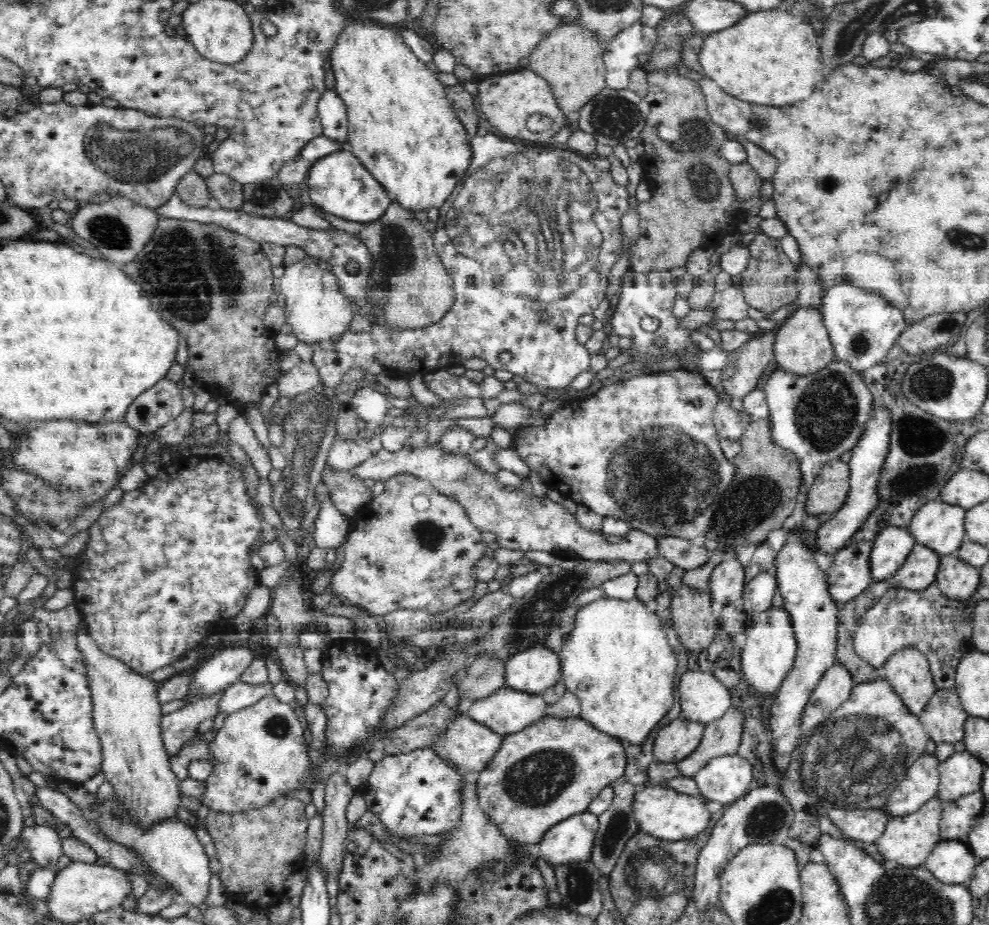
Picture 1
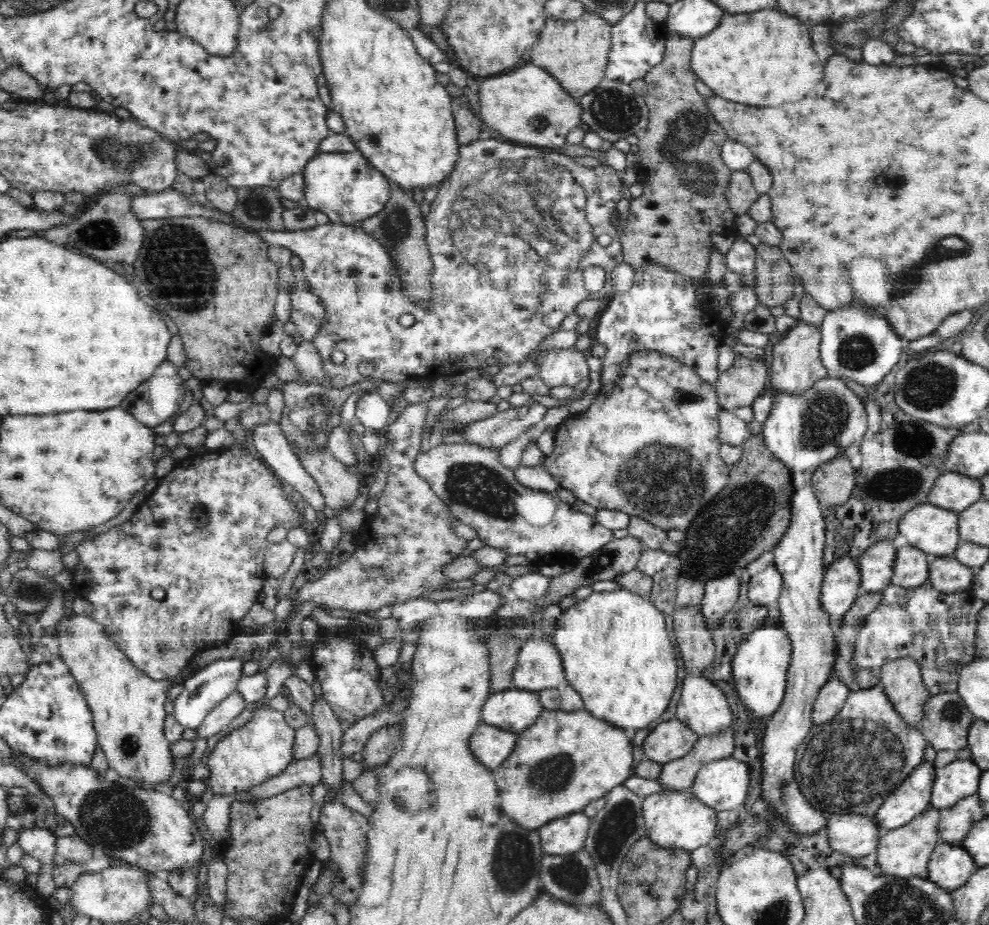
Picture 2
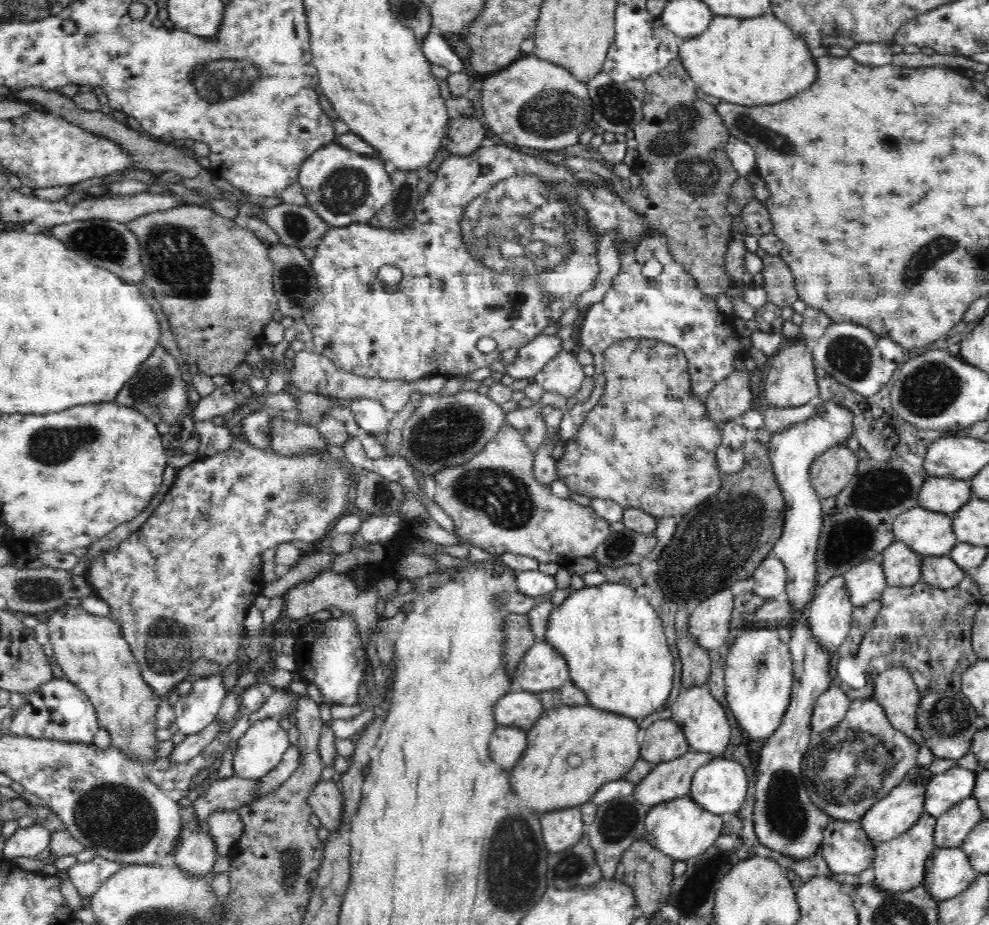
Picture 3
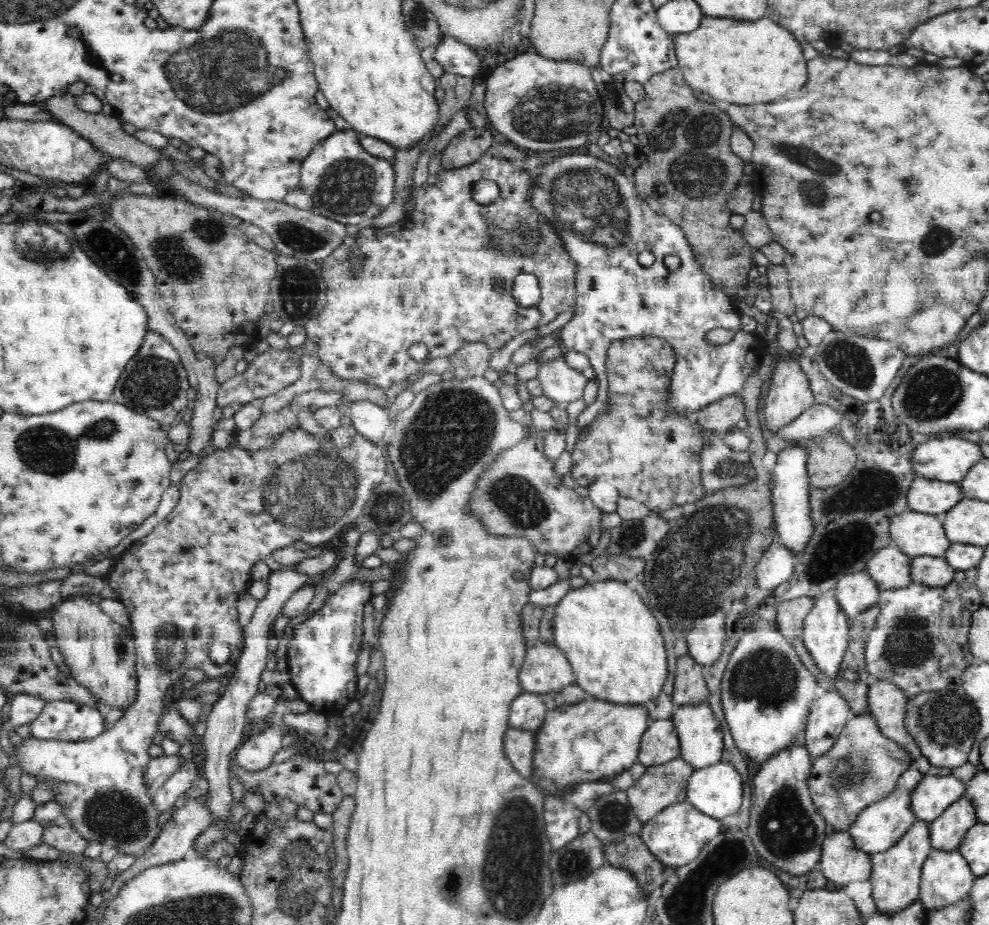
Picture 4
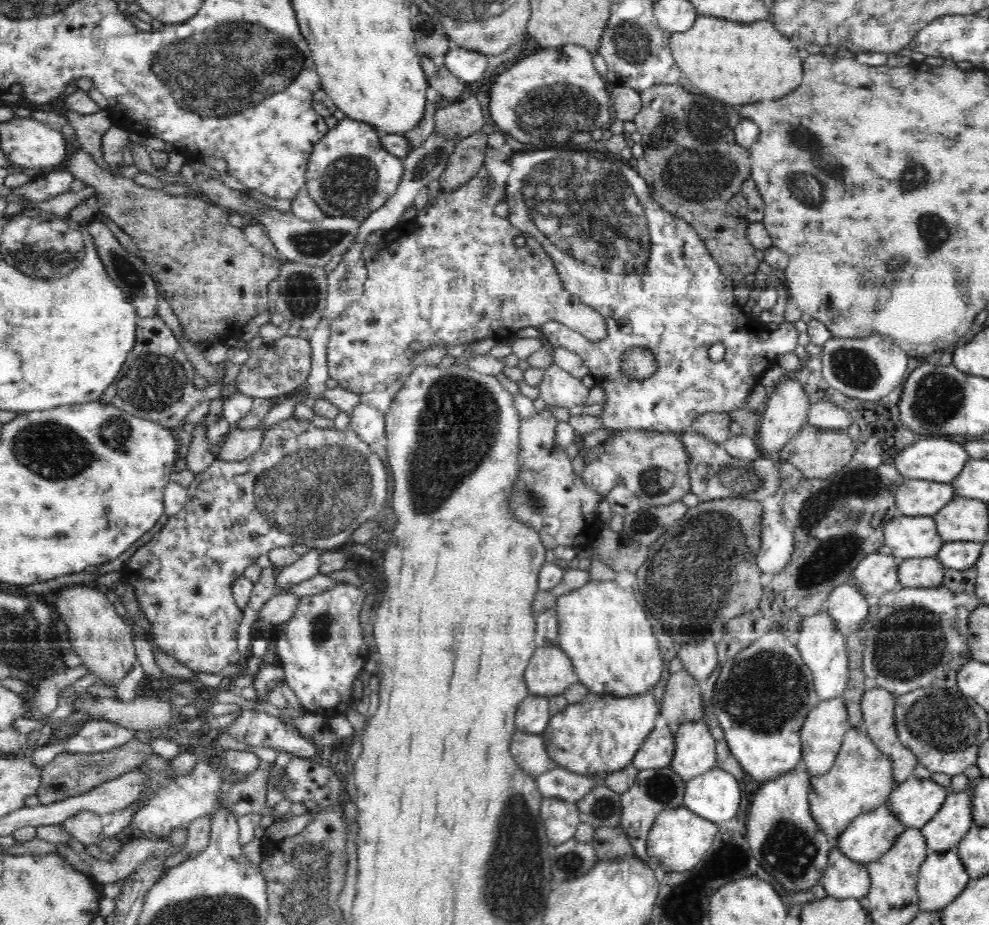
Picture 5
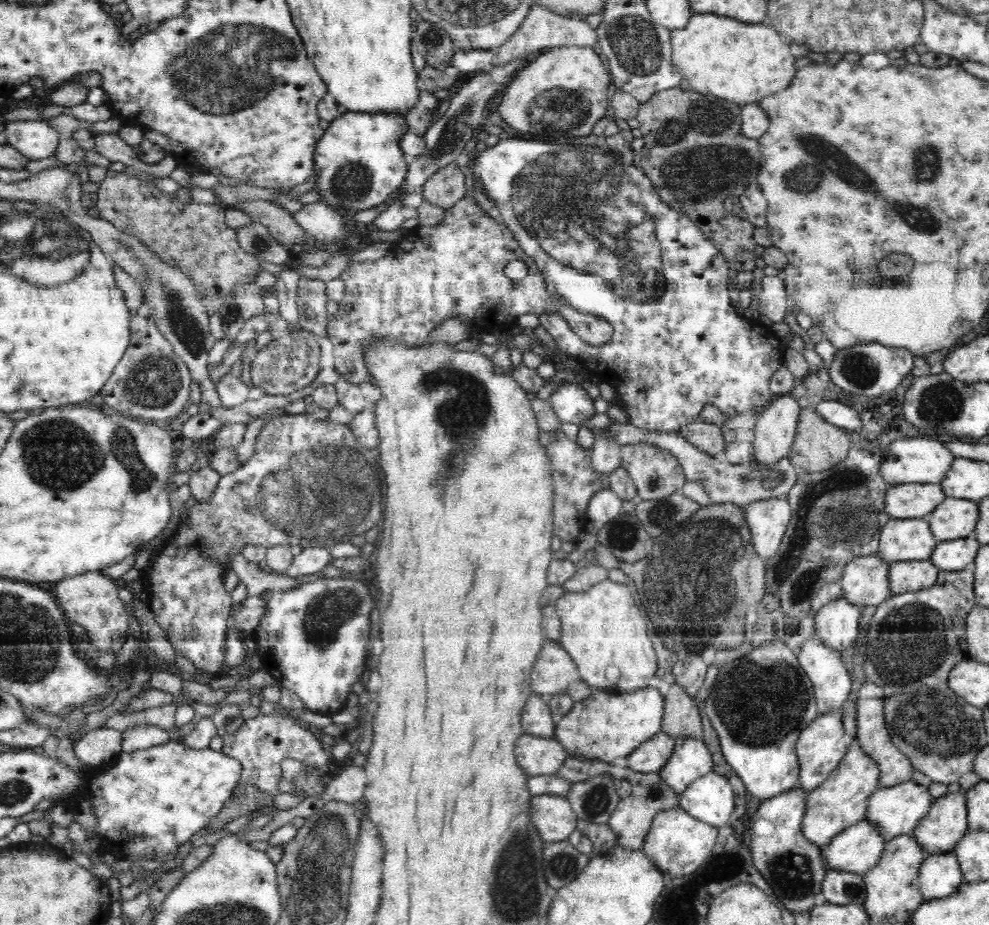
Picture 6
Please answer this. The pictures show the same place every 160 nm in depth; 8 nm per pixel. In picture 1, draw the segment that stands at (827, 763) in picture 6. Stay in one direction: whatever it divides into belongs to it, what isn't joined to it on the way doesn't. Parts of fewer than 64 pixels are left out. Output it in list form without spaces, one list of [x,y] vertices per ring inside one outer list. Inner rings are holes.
[[[836,662],[820,679],[802,712],[803,733],[827,720],[832,712],[850,698],[854,686],[850,671]]]

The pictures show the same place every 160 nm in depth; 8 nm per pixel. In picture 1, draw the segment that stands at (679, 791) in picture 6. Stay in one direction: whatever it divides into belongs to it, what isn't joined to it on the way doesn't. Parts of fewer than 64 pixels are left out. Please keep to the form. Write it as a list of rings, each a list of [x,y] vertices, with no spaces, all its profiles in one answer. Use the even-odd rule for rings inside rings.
[[[689,669],[680,679],[680,718],[706,725],[731,708],[729,689],[710,672]]]

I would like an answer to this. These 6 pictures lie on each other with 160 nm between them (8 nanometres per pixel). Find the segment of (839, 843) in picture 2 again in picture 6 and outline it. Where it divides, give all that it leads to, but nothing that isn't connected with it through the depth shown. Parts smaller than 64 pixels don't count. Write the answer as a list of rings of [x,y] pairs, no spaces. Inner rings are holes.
[[[828,870],[821,884],[821,901],[832,904],[863,903],[866,891],[863,875]]]

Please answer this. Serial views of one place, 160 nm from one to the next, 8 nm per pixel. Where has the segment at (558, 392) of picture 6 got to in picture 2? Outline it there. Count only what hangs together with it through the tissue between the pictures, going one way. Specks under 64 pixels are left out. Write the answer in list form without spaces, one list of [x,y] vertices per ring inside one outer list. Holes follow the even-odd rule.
[[[554,348],[548,350],[544,356],[538,354],[536,361],[540,365],[540,378],[545,384],[553,386],[575,386],[589,375],[586,364],[587,354],[585,351],[572,348]]]

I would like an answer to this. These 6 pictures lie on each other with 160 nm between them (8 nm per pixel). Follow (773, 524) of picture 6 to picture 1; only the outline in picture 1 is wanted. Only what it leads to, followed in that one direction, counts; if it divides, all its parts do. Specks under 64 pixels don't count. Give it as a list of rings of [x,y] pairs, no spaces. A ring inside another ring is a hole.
[[[770,573],[757,574],[743,590],[744,614],[750,618],[752,614],[764,612],[772,607],[772,598],[776,594],[777,578]]]

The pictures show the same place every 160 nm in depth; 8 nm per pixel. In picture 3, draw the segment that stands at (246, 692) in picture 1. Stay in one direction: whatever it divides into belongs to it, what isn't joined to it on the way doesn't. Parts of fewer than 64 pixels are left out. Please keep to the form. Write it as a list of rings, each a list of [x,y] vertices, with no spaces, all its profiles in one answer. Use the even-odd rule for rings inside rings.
[[[215,718],[215,720],[201,732],[194,735],[186,735],[184,741],[175,745],[167,758],[169,758],[171,762],[175,762],[175,764],[184,764],[184,762],[202,753],[206,749],[206,746],[217,739],[222,732],[222,723]]]

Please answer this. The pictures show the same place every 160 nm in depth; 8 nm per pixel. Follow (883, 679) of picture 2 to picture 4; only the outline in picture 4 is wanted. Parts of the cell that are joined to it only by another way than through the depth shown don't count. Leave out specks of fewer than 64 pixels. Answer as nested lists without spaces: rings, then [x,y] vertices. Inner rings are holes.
[[[879,680],[868,688],[867,710],[876,718],[880,733],[906,749],[914,764],[921,757],[921,750],[915,743],[915,739],[908,733],[906,726],[906,706],[910,697],[890,680]]]

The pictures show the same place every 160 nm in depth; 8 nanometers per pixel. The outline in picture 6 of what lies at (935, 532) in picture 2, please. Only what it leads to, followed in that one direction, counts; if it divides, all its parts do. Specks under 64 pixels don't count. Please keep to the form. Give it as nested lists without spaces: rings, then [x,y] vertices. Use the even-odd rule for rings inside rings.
[[[929,515],[891,518],[882,528],[877,555],[890,563],[926,560],[937,544],[929,527]]]

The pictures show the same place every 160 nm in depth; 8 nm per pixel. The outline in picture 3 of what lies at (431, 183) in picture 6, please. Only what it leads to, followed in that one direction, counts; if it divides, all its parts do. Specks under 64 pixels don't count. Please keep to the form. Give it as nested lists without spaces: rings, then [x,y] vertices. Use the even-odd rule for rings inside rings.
[[[473,116],[450,118],[447,130],[442,146],[450,155],[465,156],[472,153],[476,147],[481,146],[486,136],[486,126]]]

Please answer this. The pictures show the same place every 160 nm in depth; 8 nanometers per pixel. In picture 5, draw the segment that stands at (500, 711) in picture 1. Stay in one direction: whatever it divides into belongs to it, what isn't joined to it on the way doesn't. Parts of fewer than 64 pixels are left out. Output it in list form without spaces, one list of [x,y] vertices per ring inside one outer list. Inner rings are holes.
[[[529,695],[526,700],[518,706],[515,726],[518,731],[541,735],[549,727],[551,715],[549,701],[546,697]]]

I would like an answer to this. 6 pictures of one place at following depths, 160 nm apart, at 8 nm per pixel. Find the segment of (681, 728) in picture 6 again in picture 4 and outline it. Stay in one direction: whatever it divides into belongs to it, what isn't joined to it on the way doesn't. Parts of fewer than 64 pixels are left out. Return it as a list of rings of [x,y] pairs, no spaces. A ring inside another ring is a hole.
[[[688,654],[678,659],[672,698],[674,708],[680,705],[700,705],[708,701],[710,691],[707,688],[705,669]]]

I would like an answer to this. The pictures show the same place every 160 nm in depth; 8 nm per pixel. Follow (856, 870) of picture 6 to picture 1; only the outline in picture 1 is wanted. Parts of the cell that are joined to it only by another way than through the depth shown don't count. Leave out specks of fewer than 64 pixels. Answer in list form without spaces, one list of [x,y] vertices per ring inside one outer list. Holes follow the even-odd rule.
[[[924,753],[908,768],[904,780],[889,797],[884,810],[890,819],[902,817],[924,807],[928,800],[937,797],[939,790],[939,764],[935,754]]]

